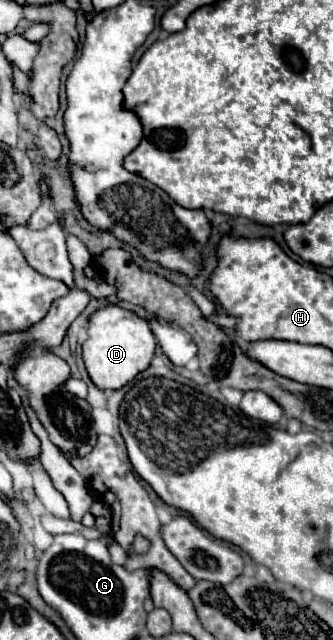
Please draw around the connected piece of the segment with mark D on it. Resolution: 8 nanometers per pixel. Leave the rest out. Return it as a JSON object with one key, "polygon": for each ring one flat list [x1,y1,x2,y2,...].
{"polygon":[[106,303,90,315,86,335,88,337,82,343,84,365,90,379,100,389,122,389,140,371,144,371,154,357,156,341,148,321,116,303]]}

